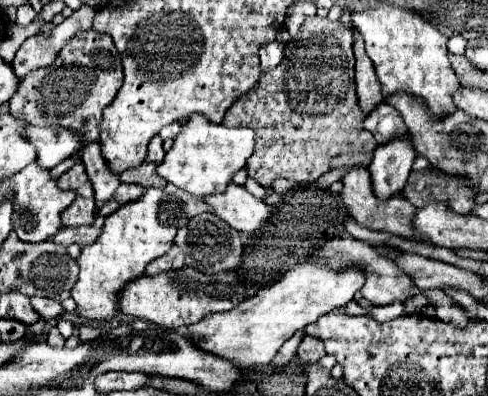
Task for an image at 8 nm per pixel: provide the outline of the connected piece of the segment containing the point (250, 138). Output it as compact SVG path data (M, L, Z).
M192 115L190 121L182 127L182 133L174 139L172 149L166 153L162 165L158 165L156 173L164 177L168 183L184 189L198 201L214 193L226 191L232 183L232 177L244 169L248 157L254 151L254 131L246 127L224 127L206 121L202 115Z

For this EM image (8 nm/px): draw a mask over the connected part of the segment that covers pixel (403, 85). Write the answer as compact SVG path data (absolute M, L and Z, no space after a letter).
M380 1L376 9L352 13L352 25L364 37L366 53L376 69L384 101L392 95L408 93L428 107L430 119L434 121L456 111L452 95L460 89L460 83L456 73L450 69L446 49L448 39L438 33L438 29L408 9L392 7L388 1Z

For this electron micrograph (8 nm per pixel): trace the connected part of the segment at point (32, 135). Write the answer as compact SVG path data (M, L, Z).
M26 125L22 129L22 137L26 137L36 147L36 161L42 169L56 167L82 147L82 139L78 137L78 133L56 127L42 129Z

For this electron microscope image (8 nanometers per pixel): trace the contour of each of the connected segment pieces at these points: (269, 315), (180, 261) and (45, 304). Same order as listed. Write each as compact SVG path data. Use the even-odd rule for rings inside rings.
M304 261L286 269L282 277L262 287L254 297L242 301L236 309L214 313L196 325L188 325L190 343L198 349L232 361L238 367L250 369L254 365L268 365L276 351L296 331L314 323L320 315L344 307L362 287L362 271L350 267L346 271L330 271L320 261Z
M174 245L174 247L170 249L170 253L166 253L166 255L158 257L158 259L154 259L154 261L146 267L146 275L154 277L154 275L158 275L158 273L162 273L162 271L174 271L174 269L182 269L182 267L184 267L184 253L178 251L178 247Z
M32 297L30 301L32 301L32 307L34 307L34 309L36 309L36 311L46 319L46 321L56 319L56 317L60 317L60 315L64 313L64 309L62 309L60 301L44 299L44 297Z

